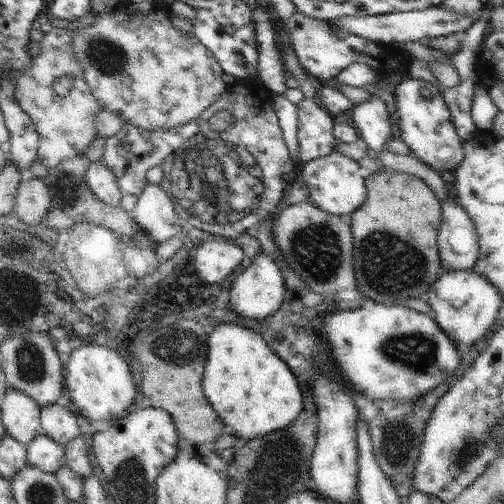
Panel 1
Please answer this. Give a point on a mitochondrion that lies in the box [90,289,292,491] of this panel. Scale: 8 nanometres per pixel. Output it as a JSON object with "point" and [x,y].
{"point":[180,349]}

